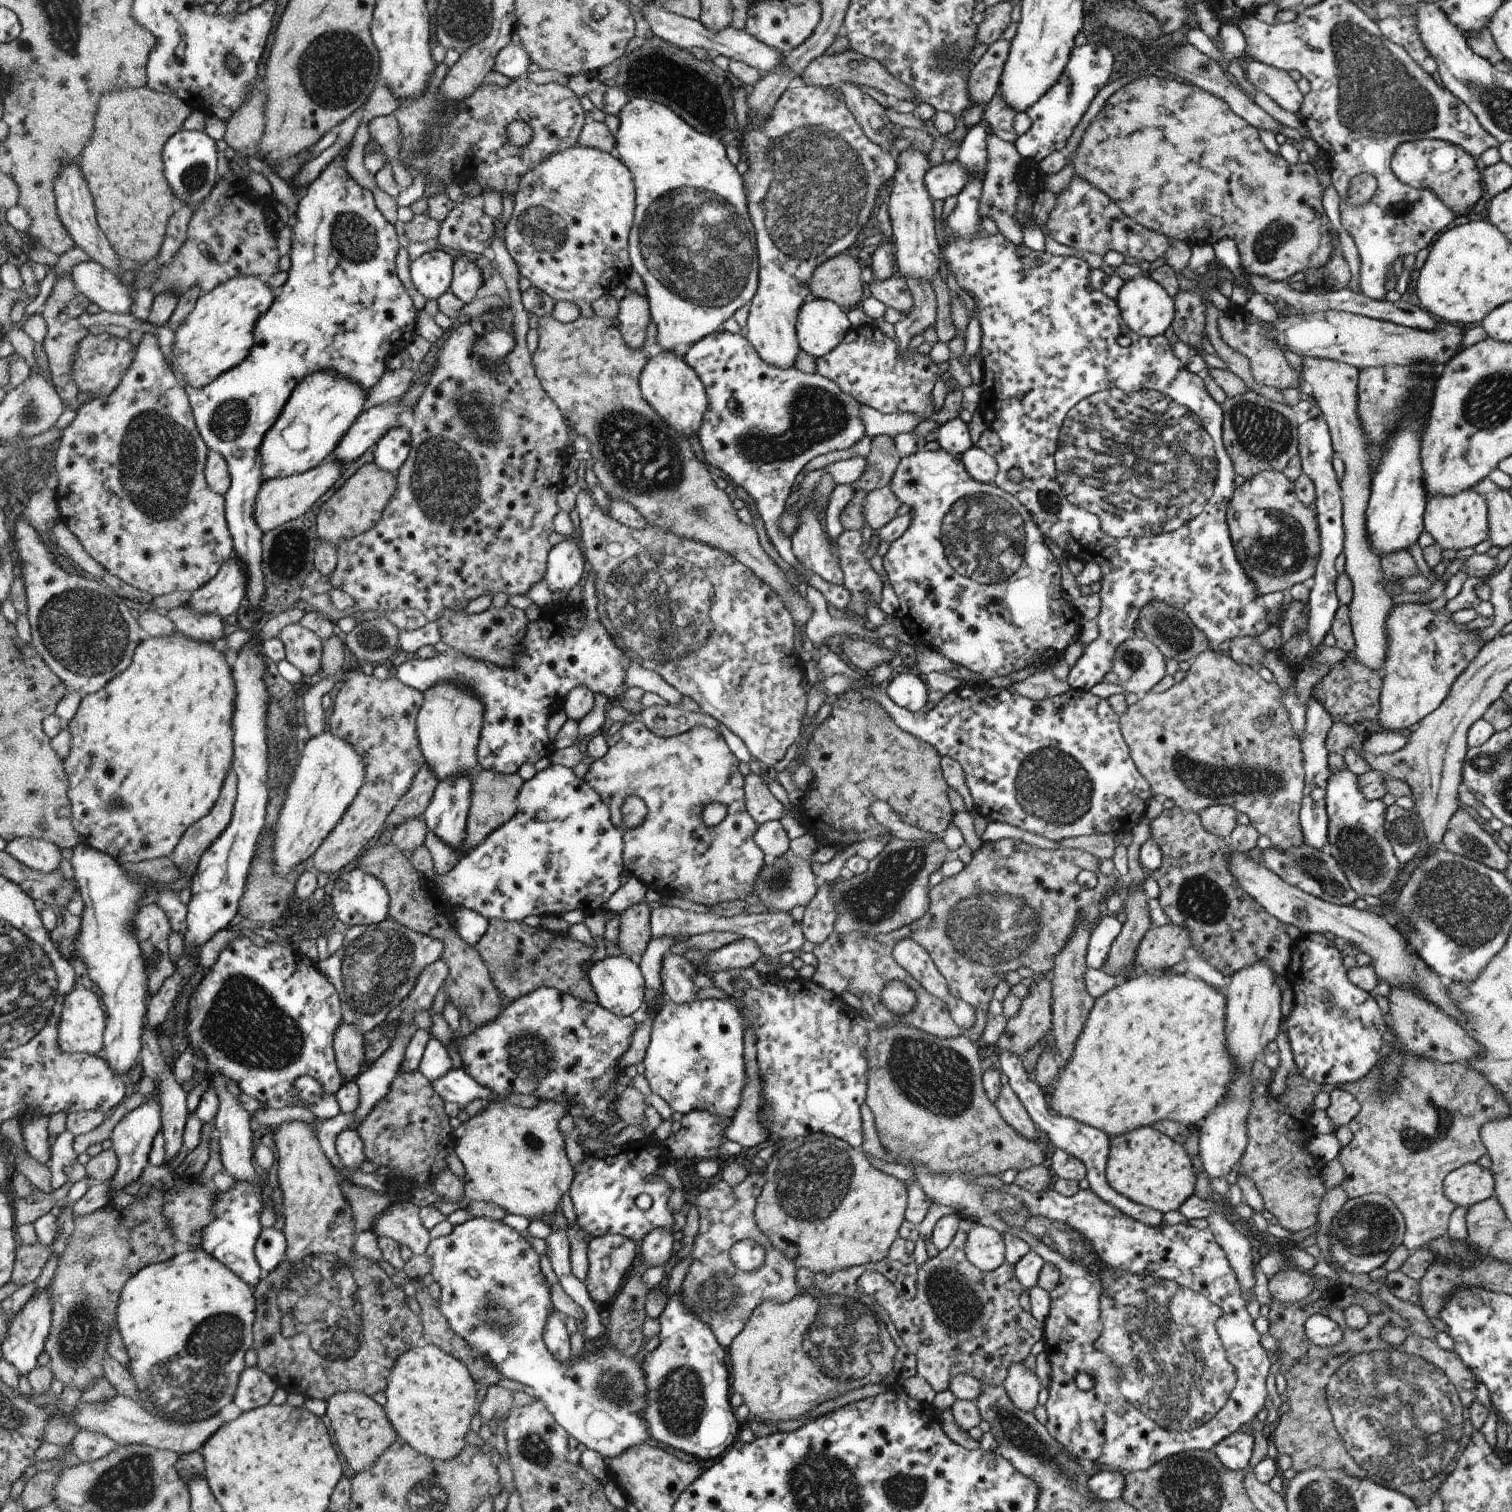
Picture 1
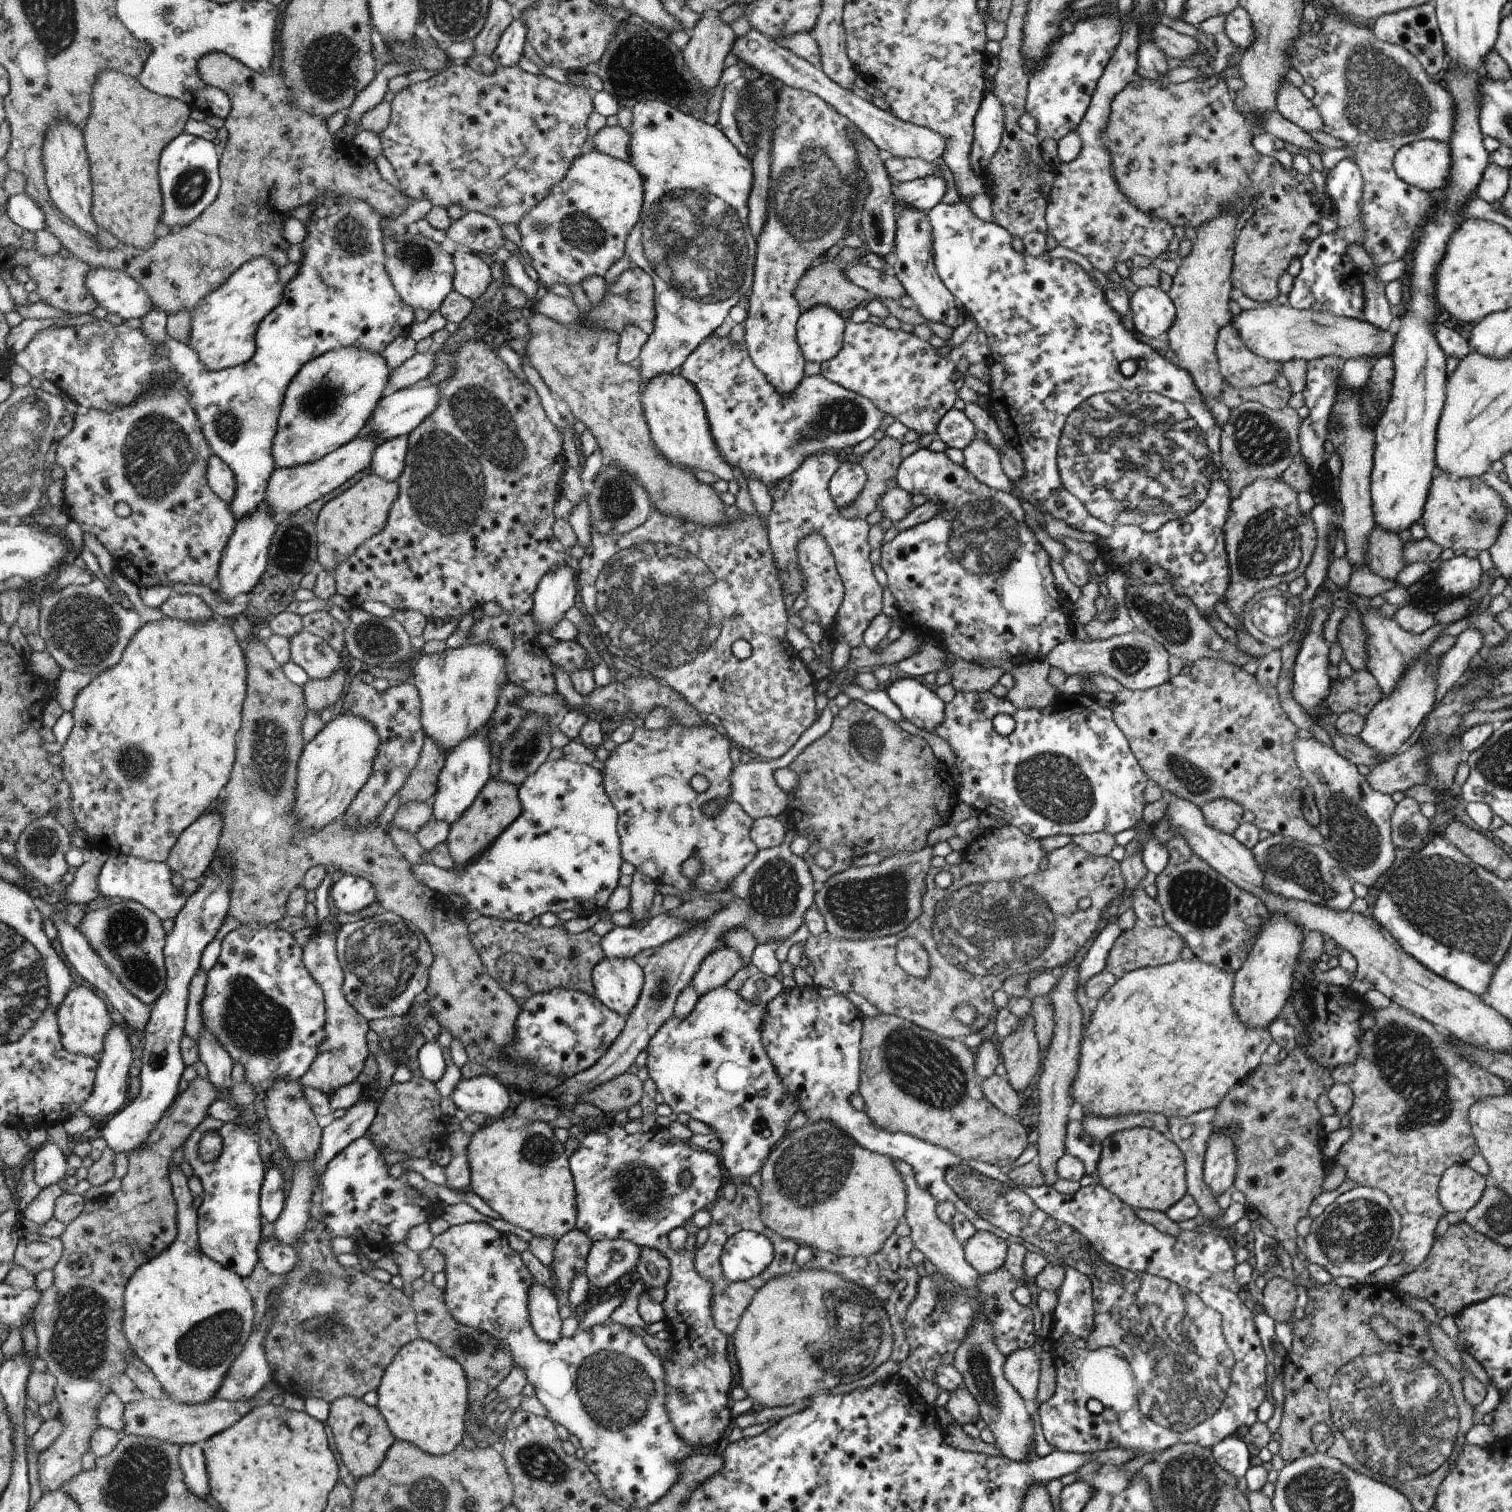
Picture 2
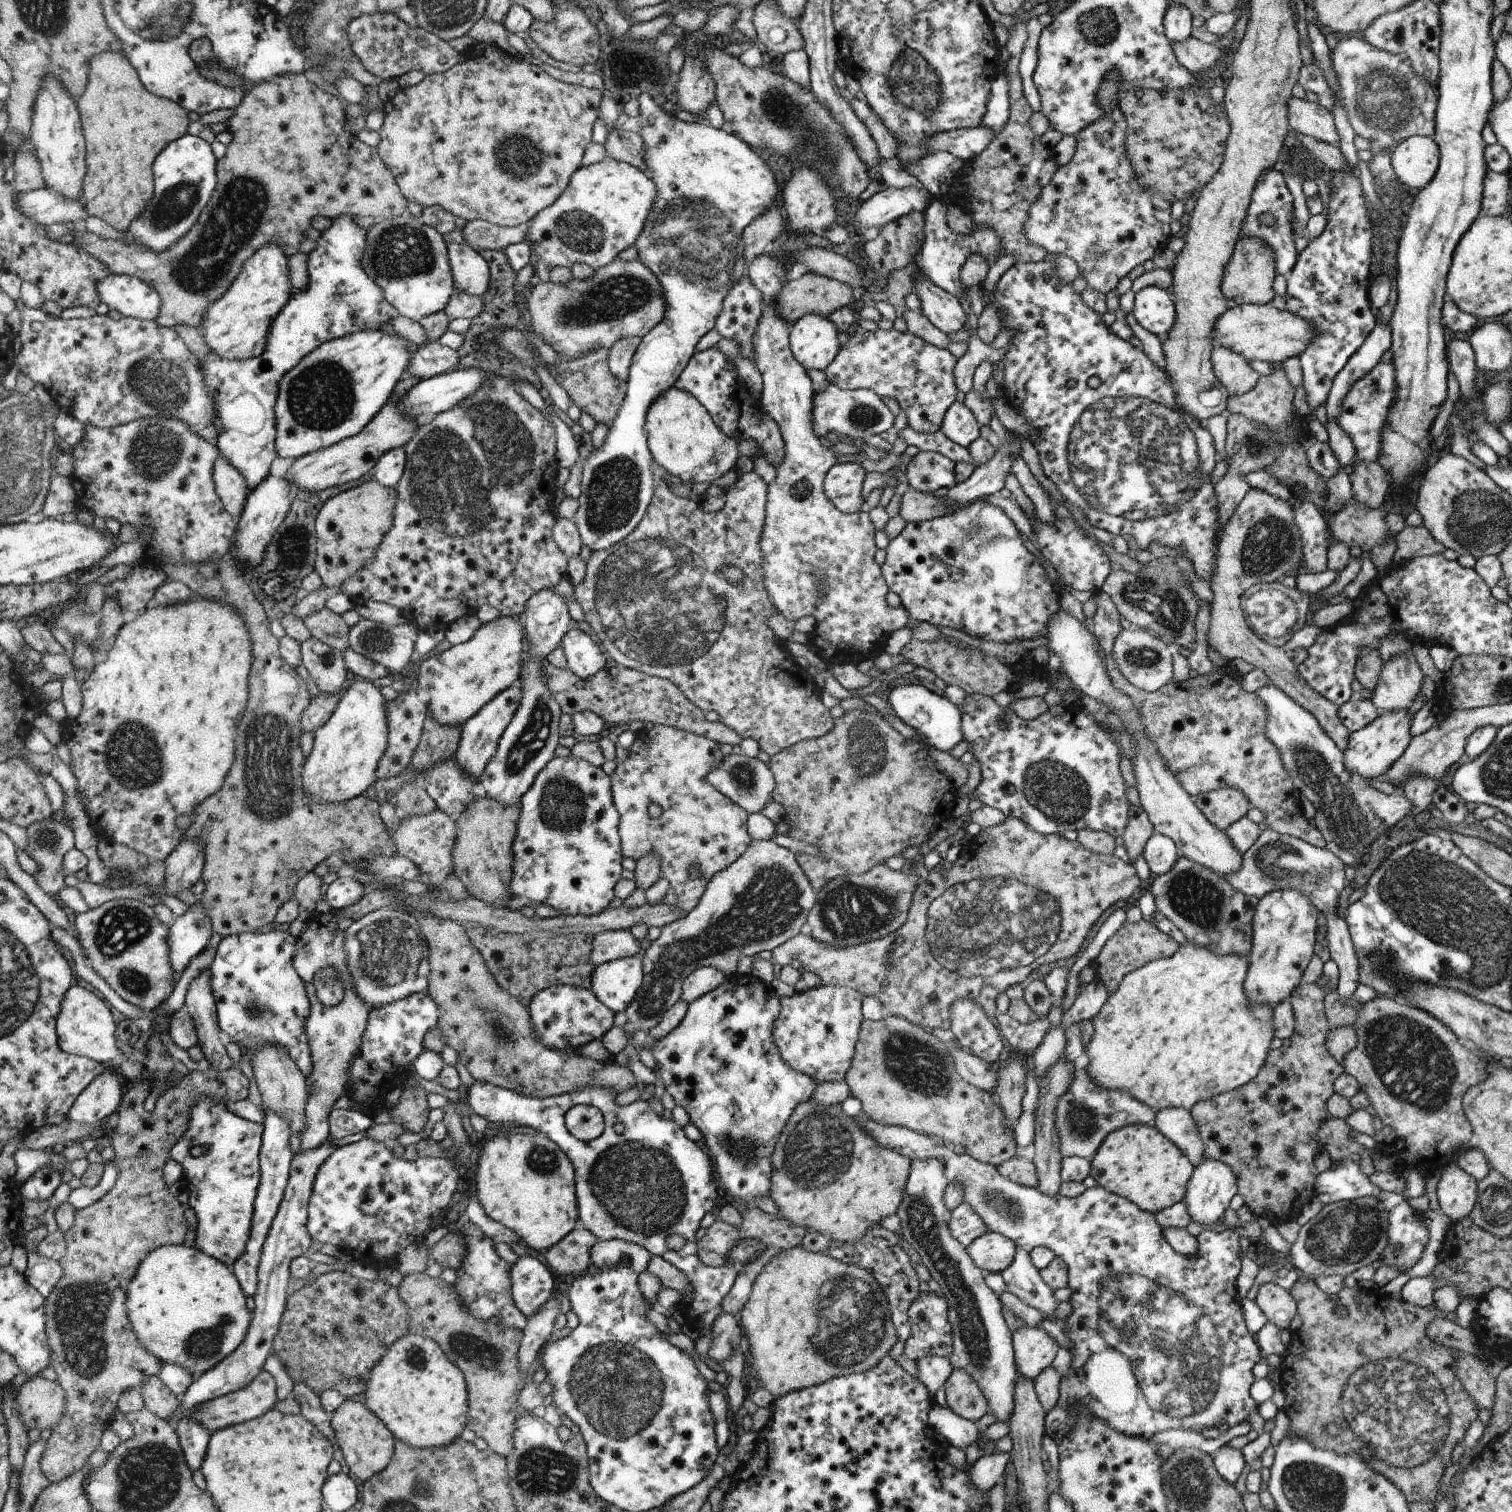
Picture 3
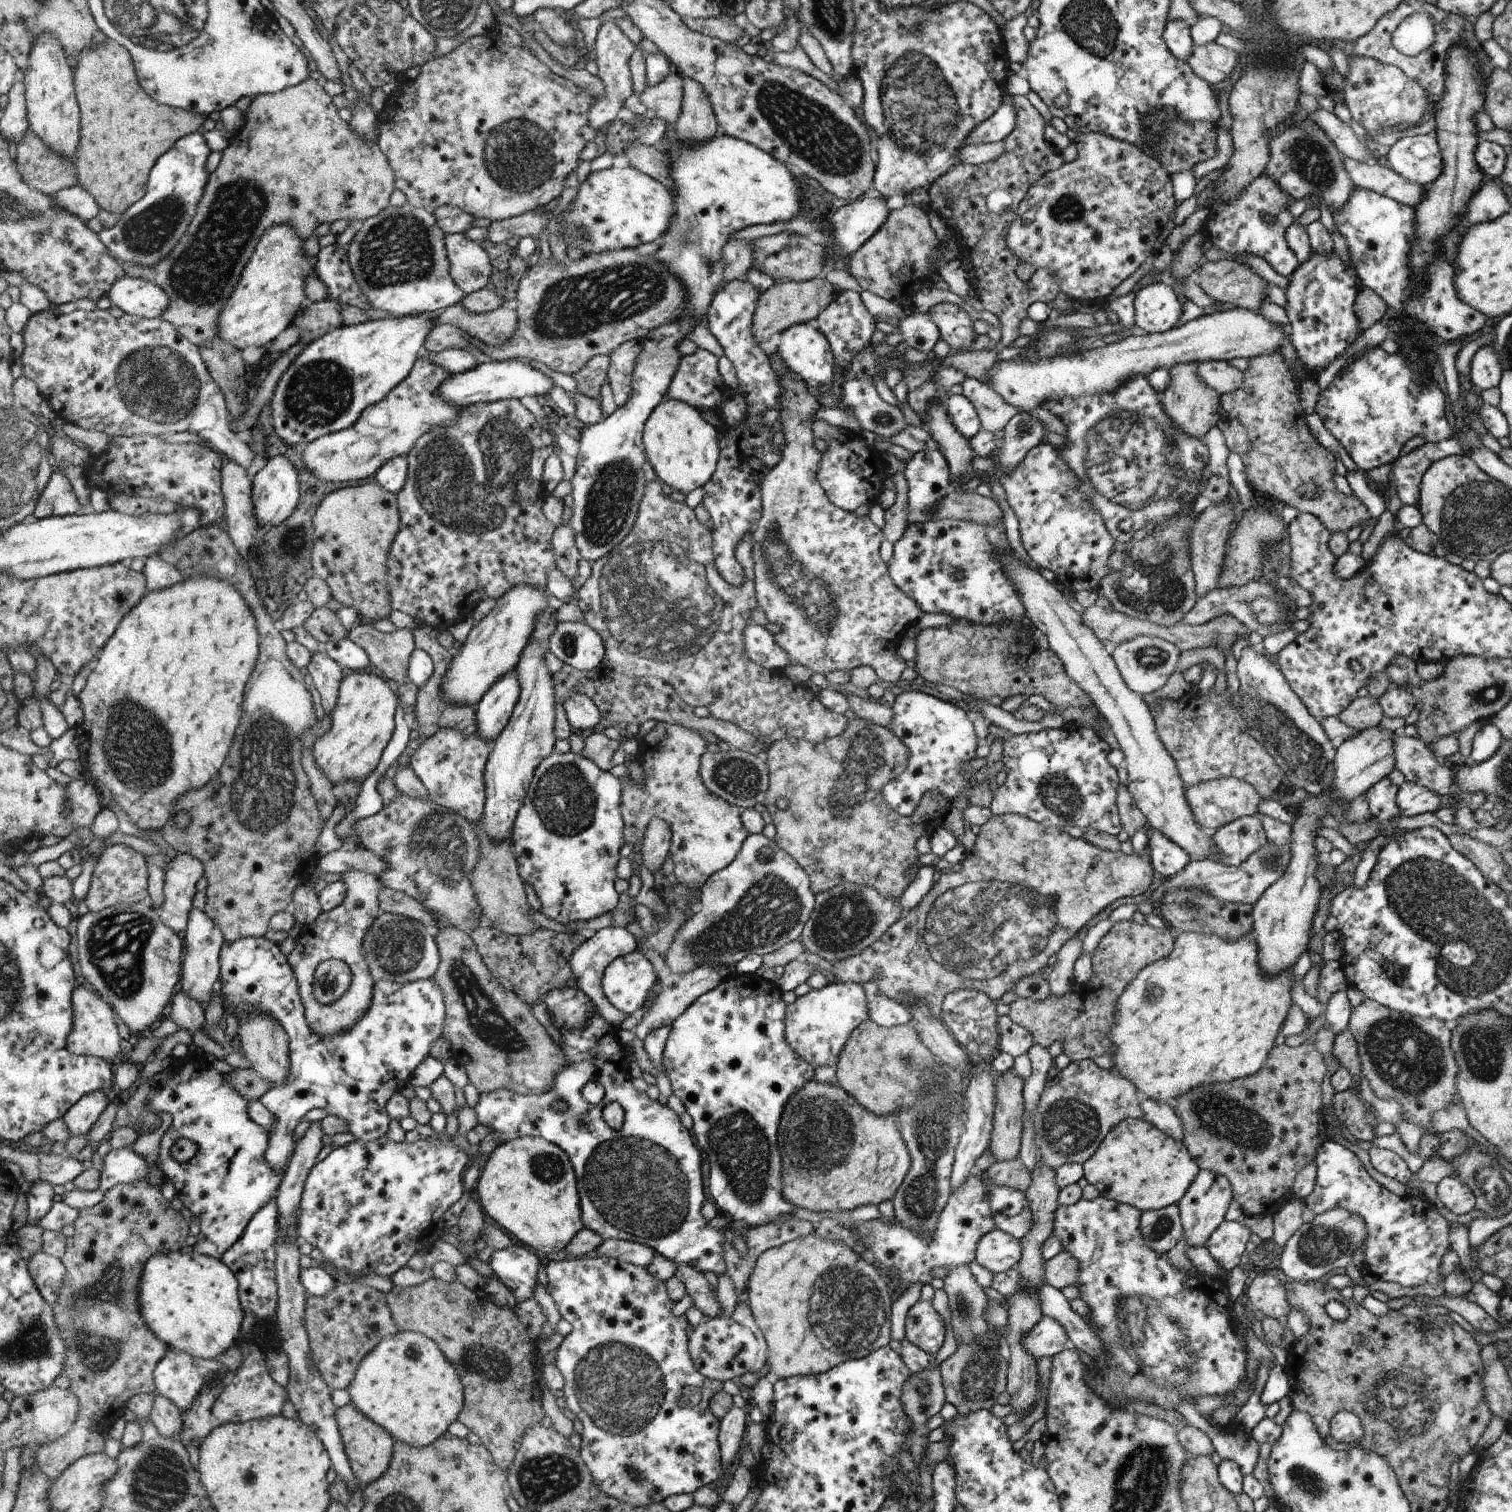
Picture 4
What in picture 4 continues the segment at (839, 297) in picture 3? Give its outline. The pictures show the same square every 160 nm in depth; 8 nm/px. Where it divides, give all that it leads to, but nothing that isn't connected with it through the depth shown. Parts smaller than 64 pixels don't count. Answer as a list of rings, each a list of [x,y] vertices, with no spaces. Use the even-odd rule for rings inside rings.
[[[823,275],[807,281],[775,282],[760,293],[758,308],[753,316],[753,333],[760,343],[774,334],[788,331],[790,327],[800,323],[815,322],[818,315],[834,300],[836,288]]]

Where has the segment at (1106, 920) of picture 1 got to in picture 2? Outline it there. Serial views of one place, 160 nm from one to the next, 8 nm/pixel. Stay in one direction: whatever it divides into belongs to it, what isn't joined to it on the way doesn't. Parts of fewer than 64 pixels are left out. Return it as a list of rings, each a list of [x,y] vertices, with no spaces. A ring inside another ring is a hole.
[[[1108,923],[1106,927],[1094,938],[1092,946],[1082,962],[1079,963],[1079,988],[1077,989],[1077,999],[1082,1008],[1082,1017],[1086,1026],[1092,1015],[1092,1011],[1088,1008],[1088,996],[1084,991],[1085,982],[1096,976],[1105,969],[1107,958],[1115,940],[1122,934],[1121,928],[1117,923]]]

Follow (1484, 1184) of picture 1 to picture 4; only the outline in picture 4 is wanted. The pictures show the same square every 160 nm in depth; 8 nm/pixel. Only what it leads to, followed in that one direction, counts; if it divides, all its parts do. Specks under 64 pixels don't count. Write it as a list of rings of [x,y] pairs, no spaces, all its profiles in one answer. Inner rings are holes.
[[[1444,1177],[1440,1180],[1437,1184],[1436,1196],[1454,1214],[1468,1214],[1475,1209],[1472,1189],[1458,1178]]]

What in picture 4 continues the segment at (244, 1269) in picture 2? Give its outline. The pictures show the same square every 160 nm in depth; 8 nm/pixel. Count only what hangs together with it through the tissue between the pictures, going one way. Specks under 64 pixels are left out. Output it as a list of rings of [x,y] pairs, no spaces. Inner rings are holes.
[[[189,1057],[180,1060],[173,1073],[174,1078],[166,1083],[159,1094],[150,1098],[152,1109],[172,1114],[172,1125],[161,1139],[158,1166],[164,1174],[164,1180],[171,1180],[175,1186],[176,1196],[182,1200],[185,1212],[200,1218],[194,1253],[220,1259],[241,1238],[262,1206],[272,1197],[276,1198],[282,1175],[274,1172],[264,1160],[264,1151],[269,1144],[268,1130],[250,1120],[249,1101],[228,1086],[223,1074],[215,1069],[210,1070],[203,1058]],[[178,1138],[189,1138],[198,1146],[195,1156],[186,1162],[178,1162],[170,1155],[170,1148]]]

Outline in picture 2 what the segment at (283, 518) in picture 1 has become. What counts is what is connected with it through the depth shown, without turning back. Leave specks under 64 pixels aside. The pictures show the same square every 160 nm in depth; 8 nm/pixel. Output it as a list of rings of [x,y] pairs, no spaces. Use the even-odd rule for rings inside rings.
[[[370,430],[364,436],[358,436],[358,438],[337,448],[336,451],[332,451],[329,455],[317,460],[317,462],[275,470],[269,480],[269,488],[266,491],[264,504],[269,507],[274,515],[286,513],[290,518],[300,508],[324,498],[328,492],[336,490],[338,486],[348,482],[354,474],[366,470],[372,463],[374,450],[381,442],[373,436]]]

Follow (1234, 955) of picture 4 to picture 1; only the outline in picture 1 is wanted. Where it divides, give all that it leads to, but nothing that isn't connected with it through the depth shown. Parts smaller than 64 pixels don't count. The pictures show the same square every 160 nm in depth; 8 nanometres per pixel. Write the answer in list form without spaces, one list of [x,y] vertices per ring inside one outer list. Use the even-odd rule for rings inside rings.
[[[1167,970],[1156,971],[1149,975],[1140,974],[1119,983],[1104,996],[1095,999],[1094,1006],[1089,1012],[1083,1032],[1076,1039],[1072,1056],[1065,1067],[1059,1072],[1056,1083],[1048,1090],[1047,1100],[1051,1112],[1063,1117],[1070,1117],[1079,1123],[1104,1131],[1108,1136],[1120,1136],[1140,1127],[1152,1127],[1158,1121],[1176,1121],[1189,1127],[1198,1126],[1208,1113],[1218,1104],[1227,1091],[1233,1079],[1234,1063],[1226,1048],[1225,1037],[1225,1008],[1224,991],[1218,991],[1207,985],[1202,979],[1188,972],[1176,974]]]

